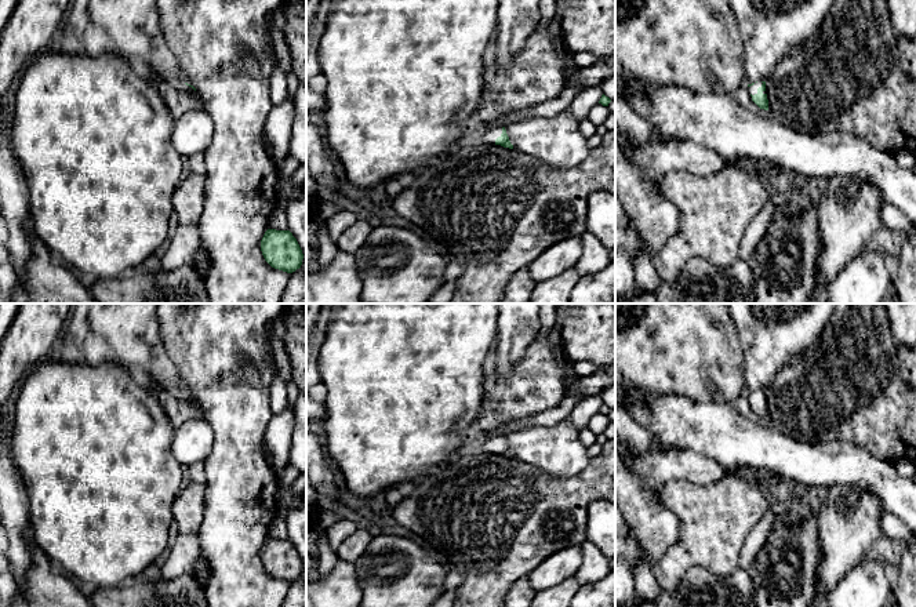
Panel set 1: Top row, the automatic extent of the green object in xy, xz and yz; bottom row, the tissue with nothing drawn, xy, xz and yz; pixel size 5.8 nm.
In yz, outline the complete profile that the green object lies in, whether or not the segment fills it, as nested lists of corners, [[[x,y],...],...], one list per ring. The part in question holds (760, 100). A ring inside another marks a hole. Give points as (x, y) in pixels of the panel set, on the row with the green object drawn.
[[[756,81],[752,84],[748,84],[749,94],[752,97],[752,101],[764,110],[768,110],[768,99],[766,94],[766,81]]]

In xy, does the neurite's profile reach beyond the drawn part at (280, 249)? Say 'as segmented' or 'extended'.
as segmented

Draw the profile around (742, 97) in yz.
[[[741,86],[738,90],[735,90],[733,94],[733,98],[737,101],[737,103],[744,108],[745,110],[753,113],[753,115],[759,115],[759,116],[764,116],[768,117],[770,113],[768,110],[760,109],[753,101],[752,97],[749,94],[748,86]]]

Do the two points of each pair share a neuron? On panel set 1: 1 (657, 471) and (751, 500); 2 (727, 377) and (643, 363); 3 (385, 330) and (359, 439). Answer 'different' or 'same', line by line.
1: different
2: same
3: same

